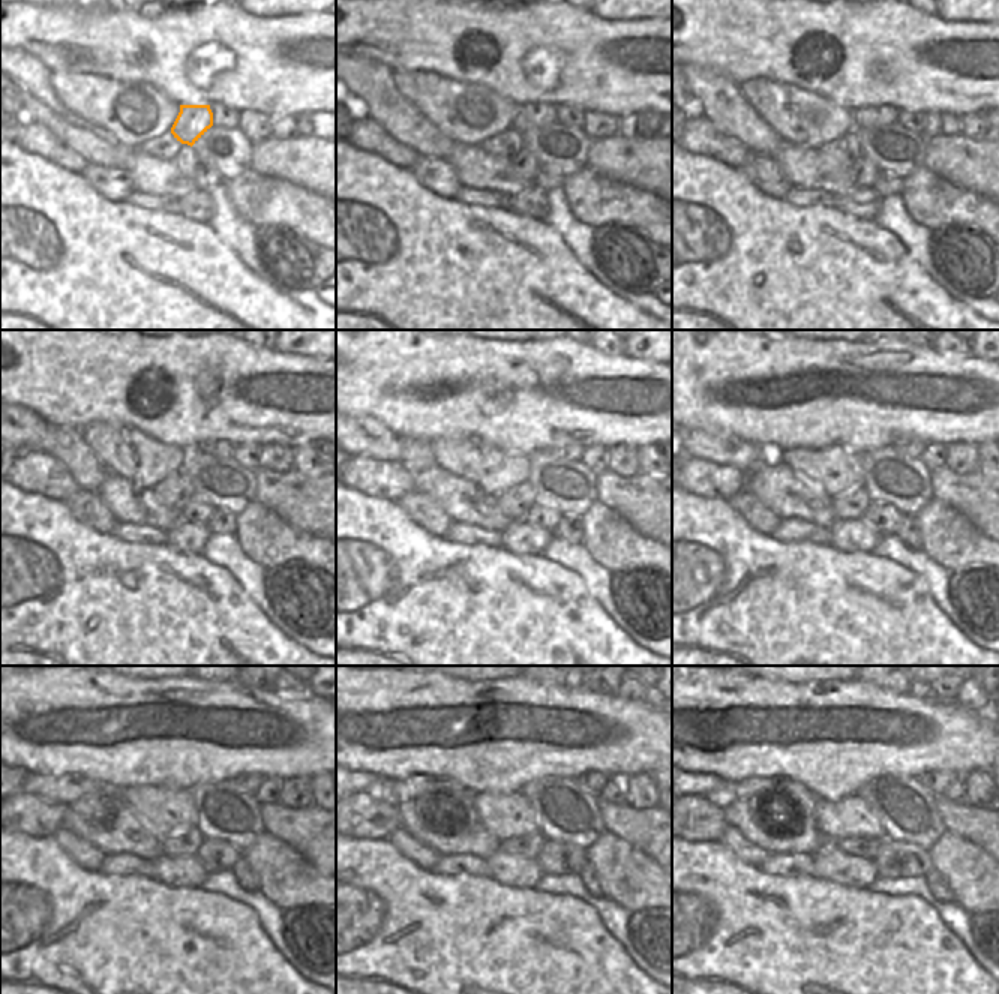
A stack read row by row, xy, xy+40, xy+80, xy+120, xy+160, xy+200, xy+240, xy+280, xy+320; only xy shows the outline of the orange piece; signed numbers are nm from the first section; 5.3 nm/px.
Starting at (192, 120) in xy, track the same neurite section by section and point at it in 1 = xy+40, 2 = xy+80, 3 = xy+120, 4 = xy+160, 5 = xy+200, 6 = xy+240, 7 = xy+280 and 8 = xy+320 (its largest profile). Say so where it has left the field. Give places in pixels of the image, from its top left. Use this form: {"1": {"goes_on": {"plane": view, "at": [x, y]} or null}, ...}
{"1": {"goes_on": {"plane": "xy+40", "at": [528, 117]}}, "2": {"goes_on": {"plane": "xy+80", "at": [875, 116]}}, "3": {"goes_on": {"plane": "xy+120", "at": [216, 449]}}, "4": {"goes_on": {"plane": "xy+160", "at": [570, 450]}}, "5": {"goes_on": {"plane": "xy+200", "at": [914, 449]}}, "6": {"goes_on": {"plane": "xy+240", "at": [249, 783]}}, "7": {"goes_on": {"plane": "xy+280", "at": [594, 781]}}, "8": {"goes_on": {"plane": "xy+320", "at": [936, 781]}}}

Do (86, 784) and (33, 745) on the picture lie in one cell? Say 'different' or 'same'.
different

